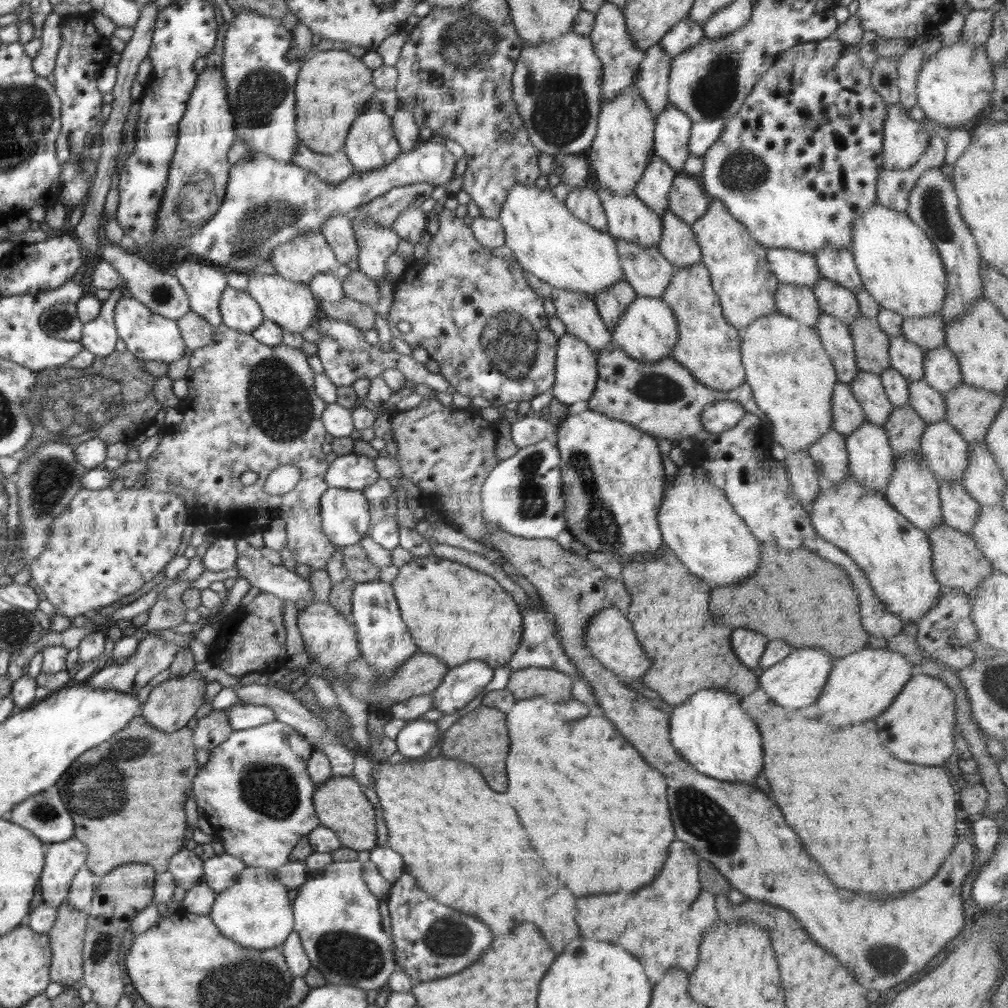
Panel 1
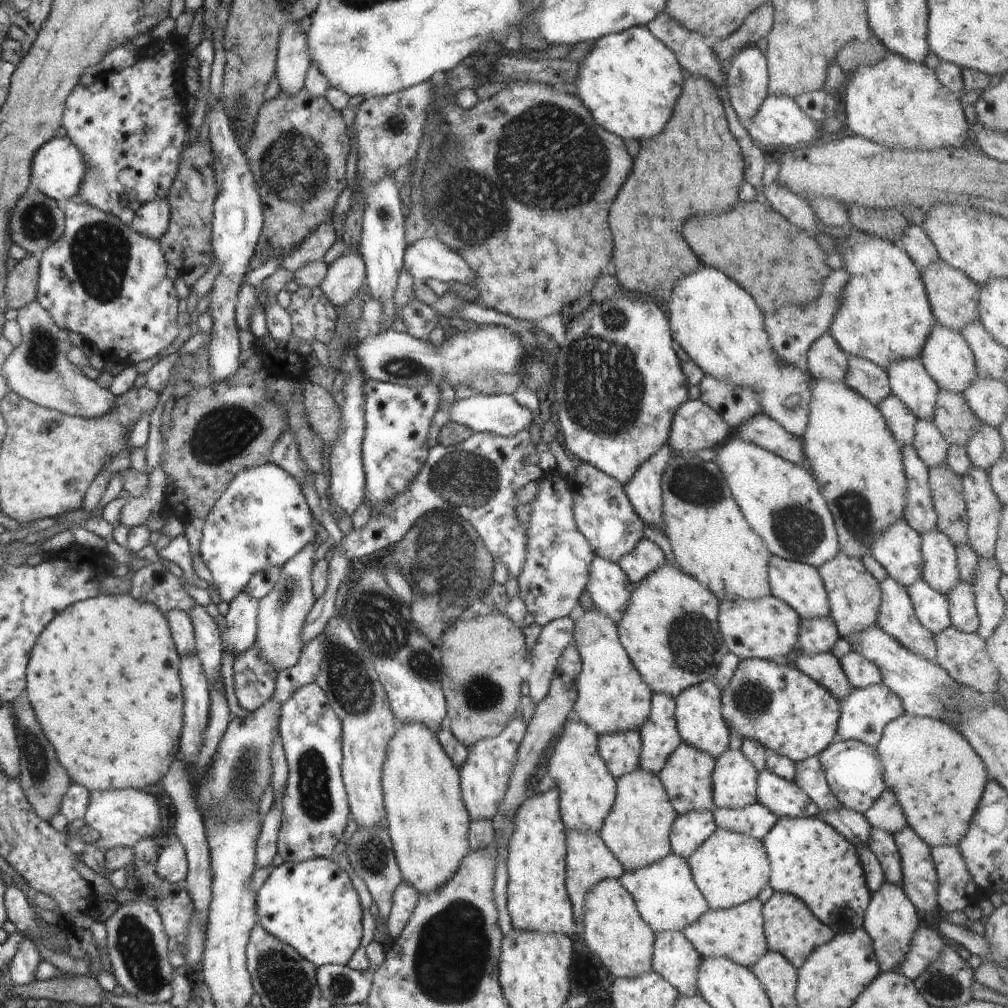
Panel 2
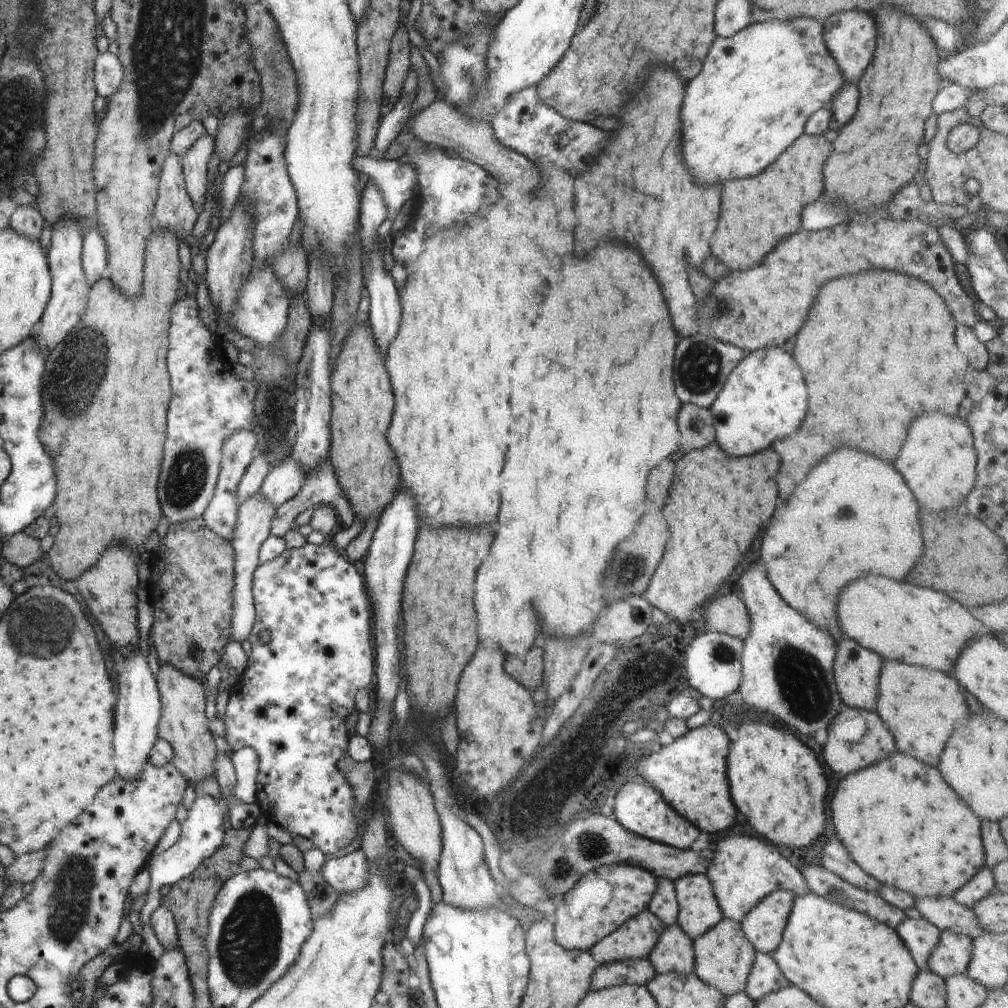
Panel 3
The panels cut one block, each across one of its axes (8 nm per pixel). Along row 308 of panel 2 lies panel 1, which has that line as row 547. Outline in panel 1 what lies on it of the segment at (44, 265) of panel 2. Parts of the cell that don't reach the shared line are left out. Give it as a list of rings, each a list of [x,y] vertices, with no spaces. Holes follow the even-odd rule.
[[[144,486],[140,489],[134,489],[134,487],[128,489],[123,488],[119,492],[115,492],[110,487],[103,488],[102,490],[84,488],[73,498],[72,505],[53,522],[51,534],[49,534],[51,538],[49,538],[47,544],[45,544],[43,554],[28,567],[31,572],[31,578],[36,582],[37,588],[44,592],[46,596],[45,600],[51,603],[52,606],[57,609],[58,613],[62,613],[71,619],[81,616],[89,610],[100,610],[103,607],[108,607],[118,602],[121,598],[124,598],[124,596],[128,596],[136,592],[136,590],[140,590],[146,582],[152,580],[152,578],[162,571],[166,564],[176,556],[187,520],[188,512],[185,507],[186,504],[184,500],[175,493],[156,492]]]

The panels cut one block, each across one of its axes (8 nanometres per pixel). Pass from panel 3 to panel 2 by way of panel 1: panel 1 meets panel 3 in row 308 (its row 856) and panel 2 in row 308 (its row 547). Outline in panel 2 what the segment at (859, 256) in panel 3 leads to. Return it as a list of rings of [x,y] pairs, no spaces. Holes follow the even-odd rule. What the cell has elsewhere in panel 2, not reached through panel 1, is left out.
[[[520,80],[520,82],[509,83],[506,88],[502,88],[500,92],[486,100],[479,99],[473,108],[464,109],[457,102],[444,106],[439,121],[448,126],[446,144],[440,148],[435,148],[433,145],[429,159],[424,157],[419,165],[419,169],[422,168],[424,173],[421,181],[422,196],[424,197],[425,219],[431,226],[429,235],[438,239],[442,244],[446,244],[456,254],[460,254],[464,262],[472,268],[476,274],[475,288],[478,290],[480,305],[521,320],[535,321],[561,313],[564,306],[571,306],[574,301],[592,292],[596,280],[608,270],[612,260],[612,250],[614,250],[613,234],[608,228],[608,210],[614,202],[616,192],[620,192],[624,178],[627,179],[630,176],[628,172],[632,168],[632,160],[622,140],[616,134],[600,128],[600,124],[596,124],[594,116],[580,102],[580,98],[572,94],[562,94],[560,90],[562,88],[554,90],[549,84]]]

